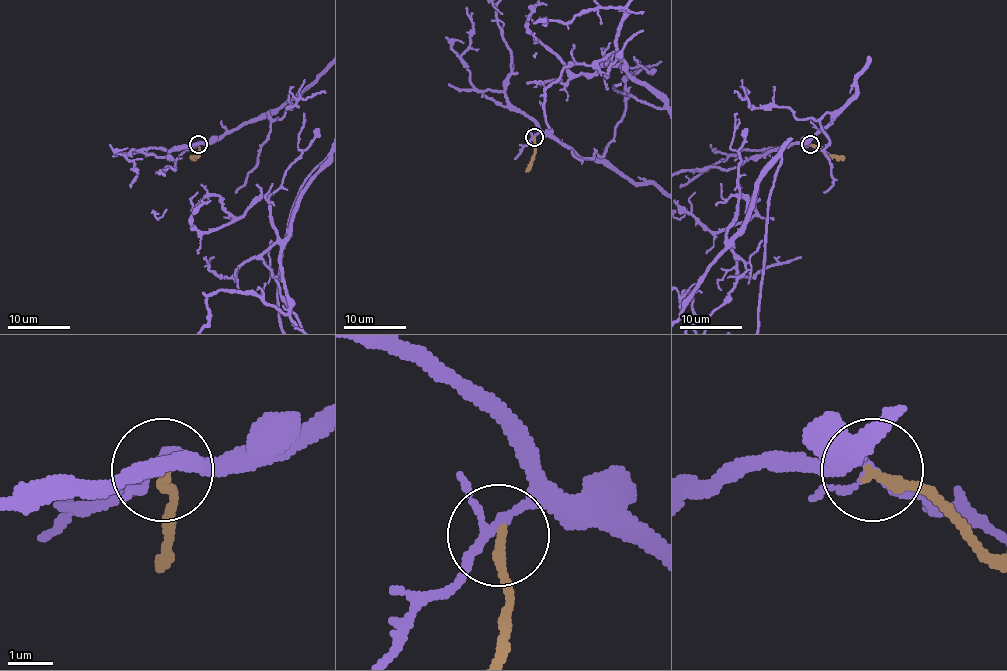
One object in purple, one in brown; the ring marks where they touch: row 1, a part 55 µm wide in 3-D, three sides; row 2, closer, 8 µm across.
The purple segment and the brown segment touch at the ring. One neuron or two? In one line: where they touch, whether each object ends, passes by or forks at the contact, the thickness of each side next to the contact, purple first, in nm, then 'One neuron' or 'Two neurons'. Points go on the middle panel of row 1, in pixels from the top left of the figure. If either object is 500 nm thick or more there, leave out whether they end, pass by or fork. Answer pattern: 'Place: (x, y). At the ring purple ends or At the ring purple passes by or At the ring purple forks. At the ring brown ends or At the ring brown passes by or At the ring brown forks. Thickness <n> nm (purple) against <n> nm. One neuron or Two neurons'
Place: (534, 137). At the ring purple forks. At the ring brown ends. Thickness 170 nm (purple) against 220 nm. Two neurons

